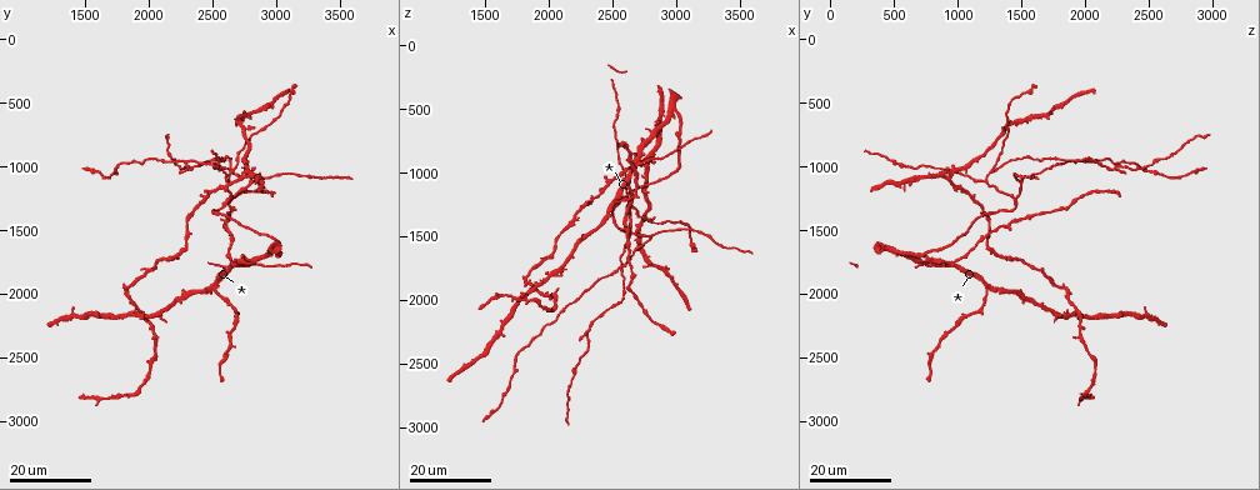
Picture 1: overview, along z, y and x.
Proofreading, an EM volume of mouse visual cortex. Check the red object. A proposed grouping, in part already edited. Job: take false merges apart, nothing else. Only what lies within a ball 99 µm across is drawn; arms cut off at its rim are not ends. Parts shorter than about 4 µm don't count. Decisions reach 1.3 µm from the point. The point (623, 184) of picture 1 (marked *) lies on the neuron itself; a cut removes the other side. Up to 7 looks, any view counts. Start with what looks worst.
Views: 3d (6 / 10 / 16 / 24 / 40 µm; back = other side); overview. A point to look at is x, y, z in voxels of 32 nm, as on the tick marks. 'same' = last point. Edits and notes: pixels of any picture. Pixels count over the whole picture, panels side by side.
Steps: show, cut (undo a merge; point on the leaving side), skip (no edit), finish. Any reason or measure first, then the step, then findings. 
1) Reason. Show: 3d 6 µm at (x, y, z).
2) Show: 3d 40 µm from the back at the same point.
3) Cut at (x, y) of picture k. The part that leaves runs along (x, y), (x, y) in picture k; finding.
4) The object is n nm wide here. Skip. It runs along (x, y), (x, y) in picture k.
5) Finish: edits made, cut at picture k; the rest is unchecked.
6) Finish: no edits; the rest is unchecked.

Arms part here. Show: 3d 24 µm at (2660, 1020, 1260).

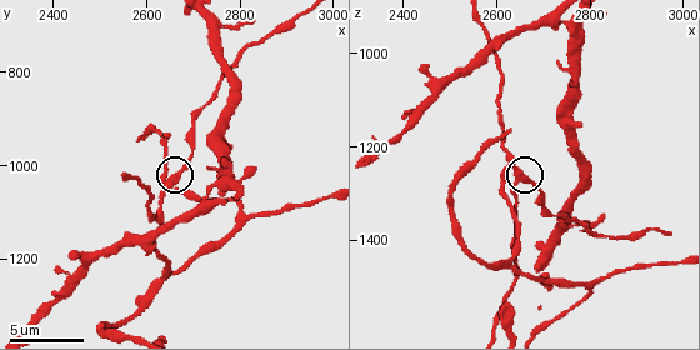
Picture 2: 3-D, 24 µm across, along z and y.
Zoom in. Show: 3d 6 µm at (2660, 1035, 1270).

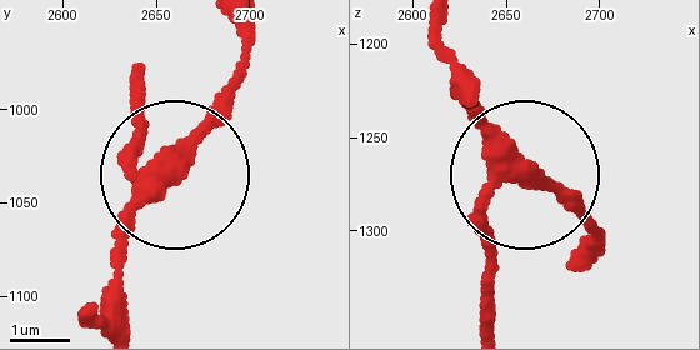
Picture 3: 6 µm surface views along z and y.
Skip. It runs along (465, 98), (594, 221) in picture 3; one neuron here.

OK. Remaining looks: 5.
Thin arm on a thick one. Show: 3d 6 µm at (2625, 1240, 1450).

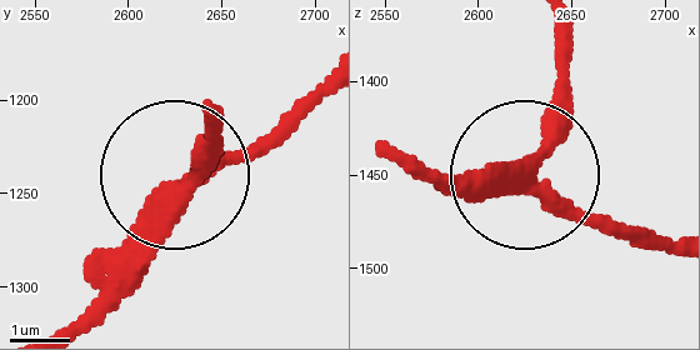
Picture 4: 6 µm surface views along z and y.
Show: 3d 6 µm from the back at (2632, 1246, 1452).

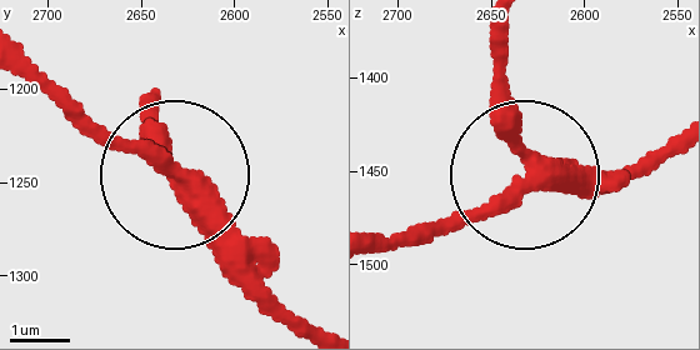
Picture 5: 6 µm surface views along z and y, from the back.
The object is 320 nm wide here. Skip. It runs along (301, 316), (196, 183), (83, 113) in picture 5; continuous, no second neuron.

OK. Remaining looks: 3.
A fork. Show: 3d 24 µm at (2720, 1080, 940).

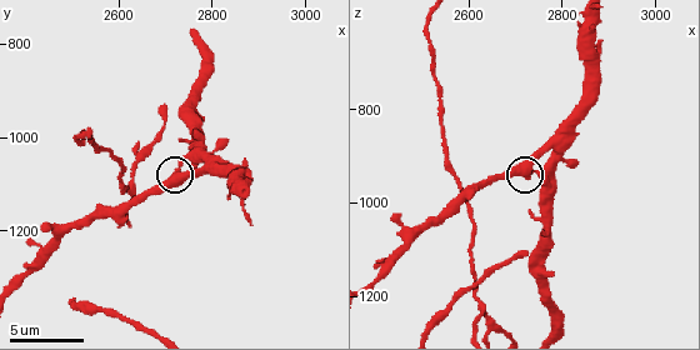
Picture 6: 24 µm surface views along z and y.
Show: 3d 10 µm at (2720, 1090, 915).

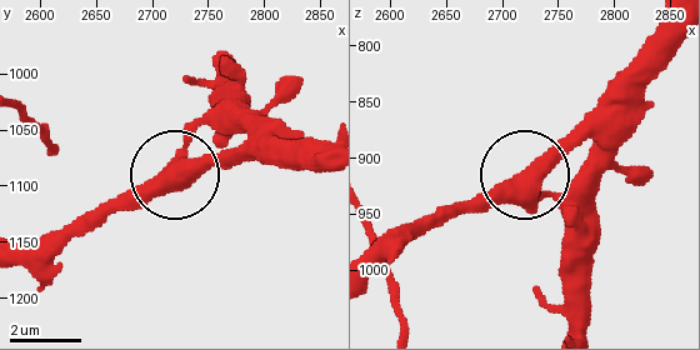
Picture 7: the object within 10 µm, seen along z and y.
From behind. Show: 3d 10 µm from the back at (2718, 1094, 918).

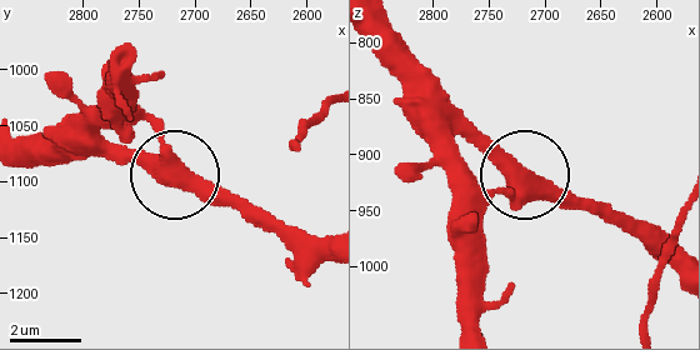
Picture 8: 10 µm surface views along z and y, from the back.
Skip. It runs along (679, 278), (625, 230), (545, 196), (440, 93) in picture 8; continuous, no second neuron.

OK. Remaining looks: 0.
Finish: no edits; the rest is unchecked.

